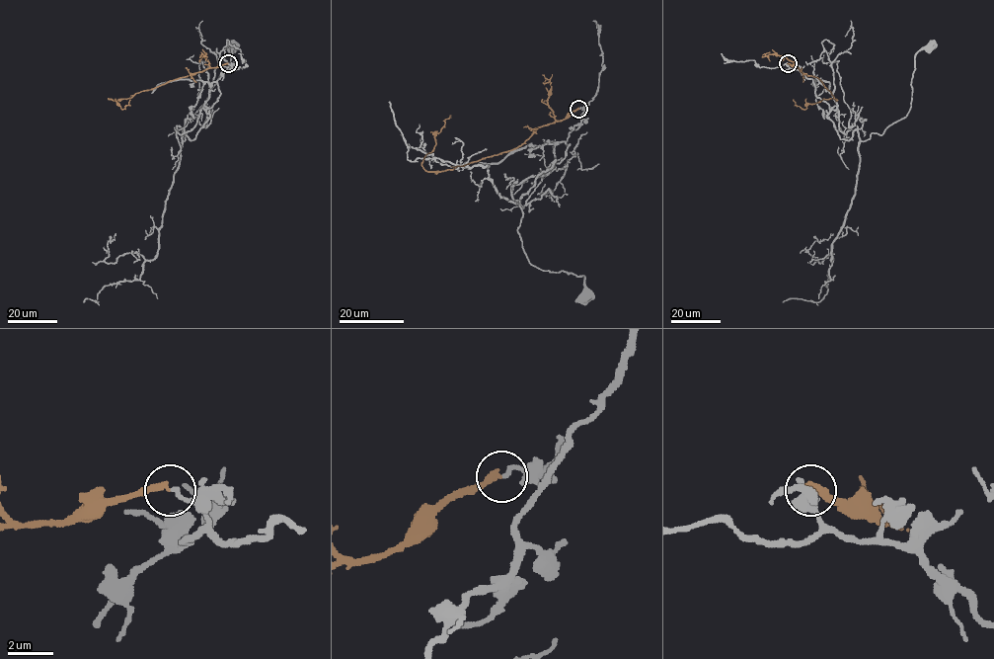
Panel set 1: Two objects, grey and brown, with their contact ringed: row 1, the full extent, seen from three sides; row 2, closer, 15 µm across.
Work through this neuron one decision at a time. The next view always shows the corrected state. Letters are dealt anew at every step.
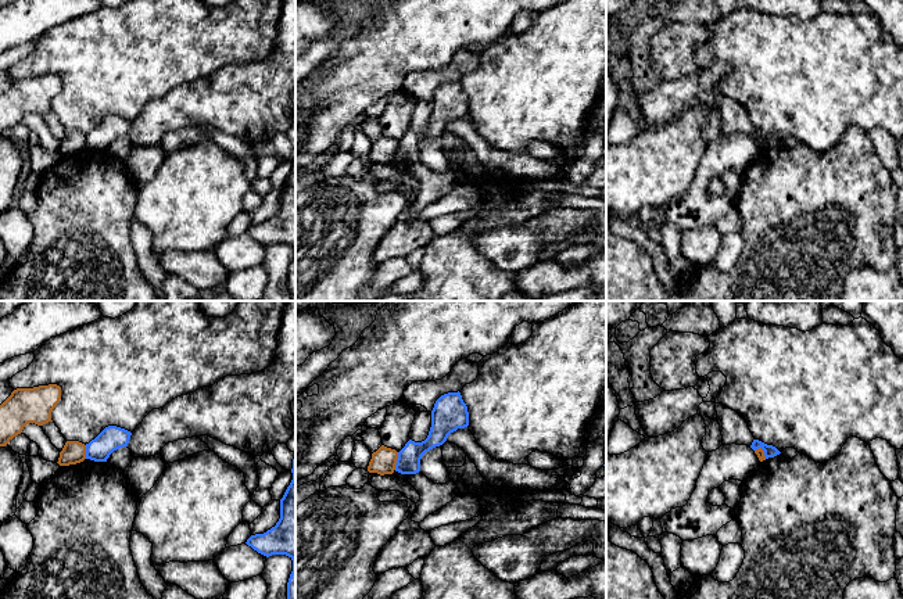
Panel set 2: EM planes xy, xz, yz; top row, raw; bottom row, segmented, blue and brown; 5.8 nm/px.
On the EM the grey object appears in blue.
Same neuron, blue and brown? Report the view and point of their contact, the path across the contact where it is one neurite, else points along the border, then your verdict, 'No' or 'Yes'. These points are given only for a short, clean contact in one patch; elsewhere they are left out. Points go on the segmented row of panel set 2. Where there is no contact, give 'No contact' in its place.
Touches blue at xz (397, 461). Boundary: xz (398, 452), (394, 469). No

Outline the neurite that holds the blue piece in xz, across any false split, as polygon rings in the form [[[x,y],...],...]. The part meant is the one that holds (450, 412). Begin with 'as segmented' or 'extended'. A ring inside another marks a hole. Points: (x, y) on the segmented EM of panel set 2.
as segmented | [[[461,392],[441,395],[431,410],[431,427],[422,442],[409,440],[398,452],[395,471],[401,474],[416,474],[420,471],[420,459],[430,449],[442,445],[448,435],[458,428],[469,426],[467,406]]]

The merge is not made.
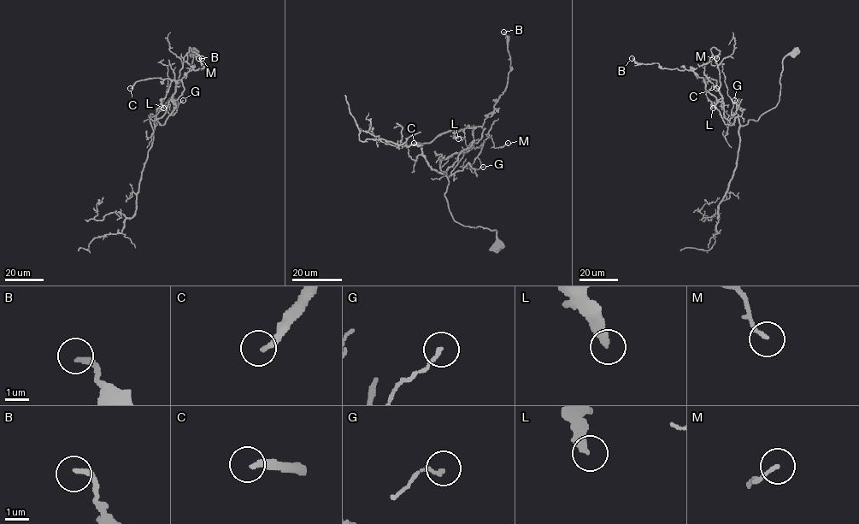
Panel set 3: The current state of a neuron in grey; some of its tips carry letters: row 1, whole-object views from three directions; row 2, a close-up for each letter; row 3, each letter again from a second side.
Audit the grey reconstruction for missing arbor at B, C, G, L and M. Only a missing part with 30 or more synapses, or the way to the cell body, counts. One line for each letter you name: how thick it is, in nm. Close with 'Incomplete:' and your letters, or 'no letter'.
C: 240 nm
Incomplete: C

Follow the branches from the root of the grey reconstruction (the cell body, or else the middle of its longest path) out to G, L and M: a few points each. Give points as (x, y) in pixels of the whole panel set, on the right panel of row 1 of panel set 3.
G: (794, 52), (783, 60), (774, 108), (741, 126), (742, 109), (732, 114), (734, 100)
L: (794, 52), (783, 60), (777, 105), (757, 120), (726, 120), (722, 96), (705, 80), (713, 108)
M: (794, 52), (783, 60), (777, 105), (743, 126), (737, 114), (724, 117), (713, 47), (720, 51), (716, 58)

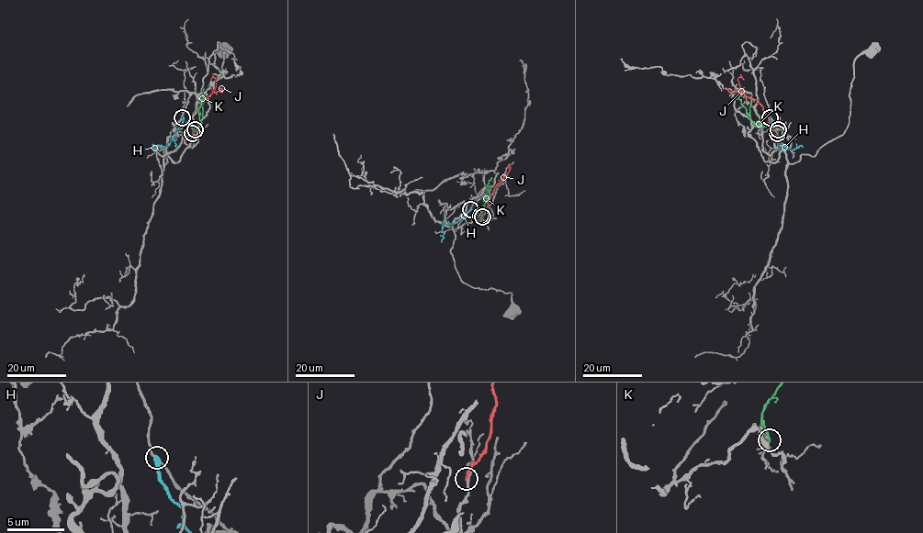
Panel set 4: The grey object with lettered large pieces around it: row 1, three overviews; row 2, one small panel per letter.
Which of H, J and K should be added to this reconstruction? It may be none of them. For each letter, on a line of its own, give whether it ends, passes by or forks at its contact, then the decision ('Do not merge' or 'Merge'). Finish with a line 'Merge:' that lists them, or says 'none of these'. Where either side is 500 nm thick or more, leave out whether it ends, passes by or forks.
H: It ends there. Do not merge
J: It ends there. Do not merge
K: It ends there. Do not merge
Merge: none of these

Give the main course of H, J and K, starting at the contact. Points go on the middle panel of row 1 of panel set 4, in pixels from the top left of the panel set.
H: (469, 209), (454, 224), (444, 223), (441, 242)
J: (480, 216), (499, 183)
K: (482, 216), (481, 209), (489, 194), (486, 185), (491, 178), (491, 181)

